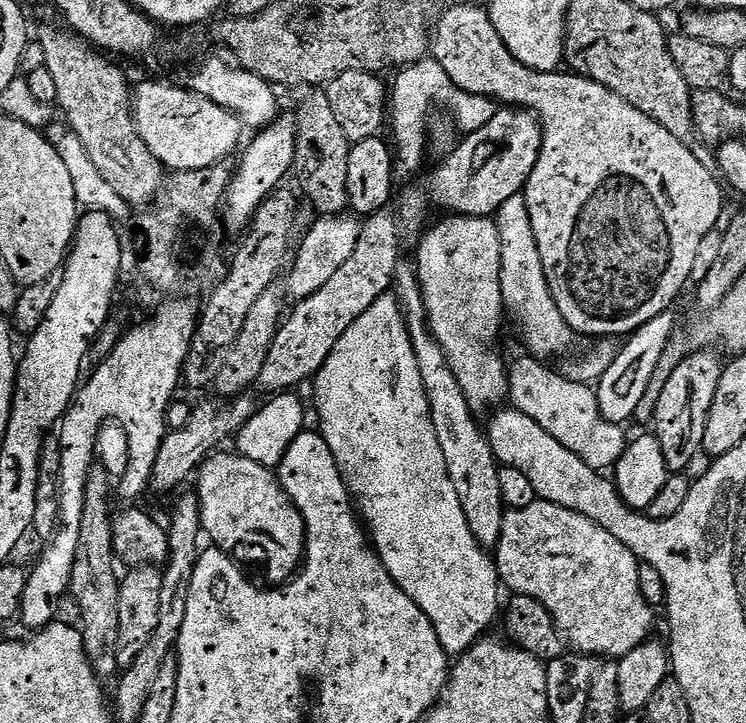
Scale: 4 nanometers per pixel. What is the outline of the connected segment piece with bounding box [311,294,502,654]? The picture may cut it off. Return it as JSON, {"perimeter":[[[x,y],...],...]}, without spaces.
{"perimeter":[[[395,295],[376,299],[374,306],[338,338],[330,358],[316,372],[312,386],[316,416],[320,419],[318,431],[330,446],[349,493],[358,501],[359,515],[390,578],[430,618],[445,652],[466,651],[487,633],[484,631],[491,626],[496,611],[497,616],[501,611],[502,581],[495,559],[470,534],[462,502],[458,502],[458,493],[450,482],[446,458],[442,446],[438,446],[438,434],[434,434],[418,358],[414,358],[414,346]]]}

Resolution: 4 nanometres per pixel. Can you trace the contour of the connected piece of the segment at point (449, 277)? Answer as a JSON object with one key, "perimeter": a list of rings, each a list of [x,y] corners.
{"perimeter":[[[457,214],[443,218],[420,236],[414,248],[414,267],[426,306],[428,329],[447,354],[448,365],[454,370],[454,378],[458,378],[466,402],[473,413],[480,414],[483,408],[499,405],[499,400],[508,395],[509,369],[495,348],[500,319],[506,316],[500,285],[502,242],[495,219]]]}

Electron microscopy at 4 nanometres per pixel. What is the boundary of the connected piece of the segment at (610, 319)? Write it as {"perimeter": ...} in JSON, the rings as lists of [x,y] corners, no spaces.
{"perimeter":[[[456,4],[453,8],[446,9],[437,20],[435,17],[434,27],[430,32],[430,56],[441,64],[442,69],[446,70],[446,74],[453,80],[454,86],[462,91],[470,95],[483,96],[504,106],[528,109],[529,112],[535,113],[539,120],[541,152],[538,154],[537,164],[529,180],[525,182],[522,195],[528,207],[530,226],[534,230],[534,242],[538,244],[538,254],[542,258],[542,270],[546,274],[550,294],[554,294],[554,302],[558,302],[558,310],[562,312],[562,318],[566,318],[573,333],[580,335],[581,332],[584,336],[598,336],[596,338],[624,338],[637,332],[643,324],[650,322],[650,318],[658,318],[658,314],[669,311],[673,307],[671,304],[679,298],[680,291],[686,286],[689,287],[694,270],[694,257],[698,254],[698,245],[702,243],[702,238],[706,238],[706,234],[717,231],[721,223],[720,215],[724,212],[725,189],[714,175],[713,169],[702,166],[702,162],[694,158],[692,149],[687,148],[678,138],[674,138],[670,130],[658,126],[658,122],[642,114],[642,110],[634,110],[630,102],[618,98],[618,94],[606,90],[606,86],[587,80],[584,76],[577,76],[568,70],[539,72],[522,66],[522,62],[518,62],[508,53],[508,48],[502,42],[498,30],[494,30],[491,15],[485,9],[483,12],[472,4]]]}

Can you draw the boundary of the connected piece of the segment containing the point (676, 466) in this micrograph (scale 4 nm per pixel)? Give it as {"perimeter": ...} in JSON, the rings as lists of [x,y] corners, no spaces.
{"perimeter":[[[696,350],[684,357],[660,387],[658,402],[652,412],[651,431],[658,446],[662,446],[662,458],[666,458],[669,473],[680,474],[692,464],[692,459],[701,455],[706,434],[706,418],[718,392],[718,382],[724,373],[725,361],[719,360],[712,350]]]}

